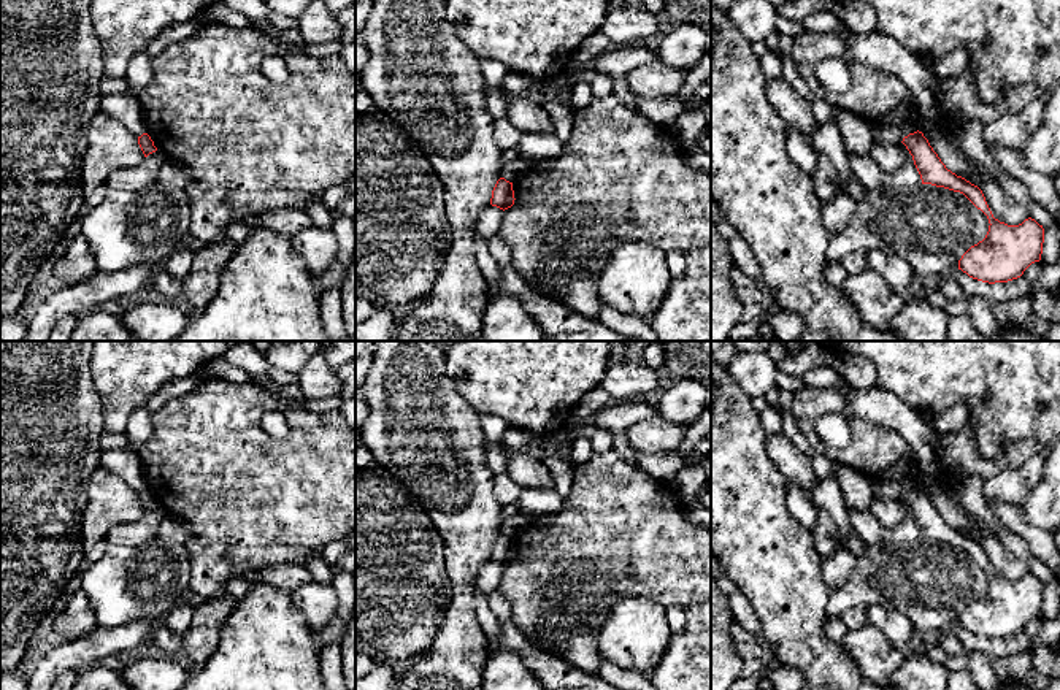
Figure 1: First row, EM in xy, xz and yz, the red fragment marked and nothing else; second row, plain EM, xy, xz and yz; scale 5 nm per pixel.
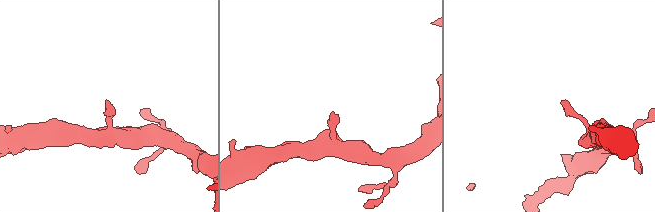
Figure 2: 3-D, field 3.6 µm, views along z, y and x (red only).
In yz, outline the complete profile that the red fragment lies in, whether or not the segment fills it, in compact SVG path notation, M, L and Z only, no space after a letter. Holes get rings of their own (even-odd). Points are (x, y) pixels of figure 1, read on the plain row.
M922 487L909 489L901 496L912 511L922 539L963 549L989 574L989 587L958 615L958 625L970 633L995 639L1017 634L1041 615L1044 584L1028 573L1019 581L1008 581L993 573L982 546L957 531L941 517Z

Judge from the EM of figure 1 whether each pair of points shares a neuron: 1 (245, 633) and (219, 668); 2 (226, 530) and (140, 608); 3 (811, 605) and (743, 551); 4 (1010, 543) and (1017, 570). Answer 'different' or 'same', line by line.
1: same
2: different
3: same
4: different

